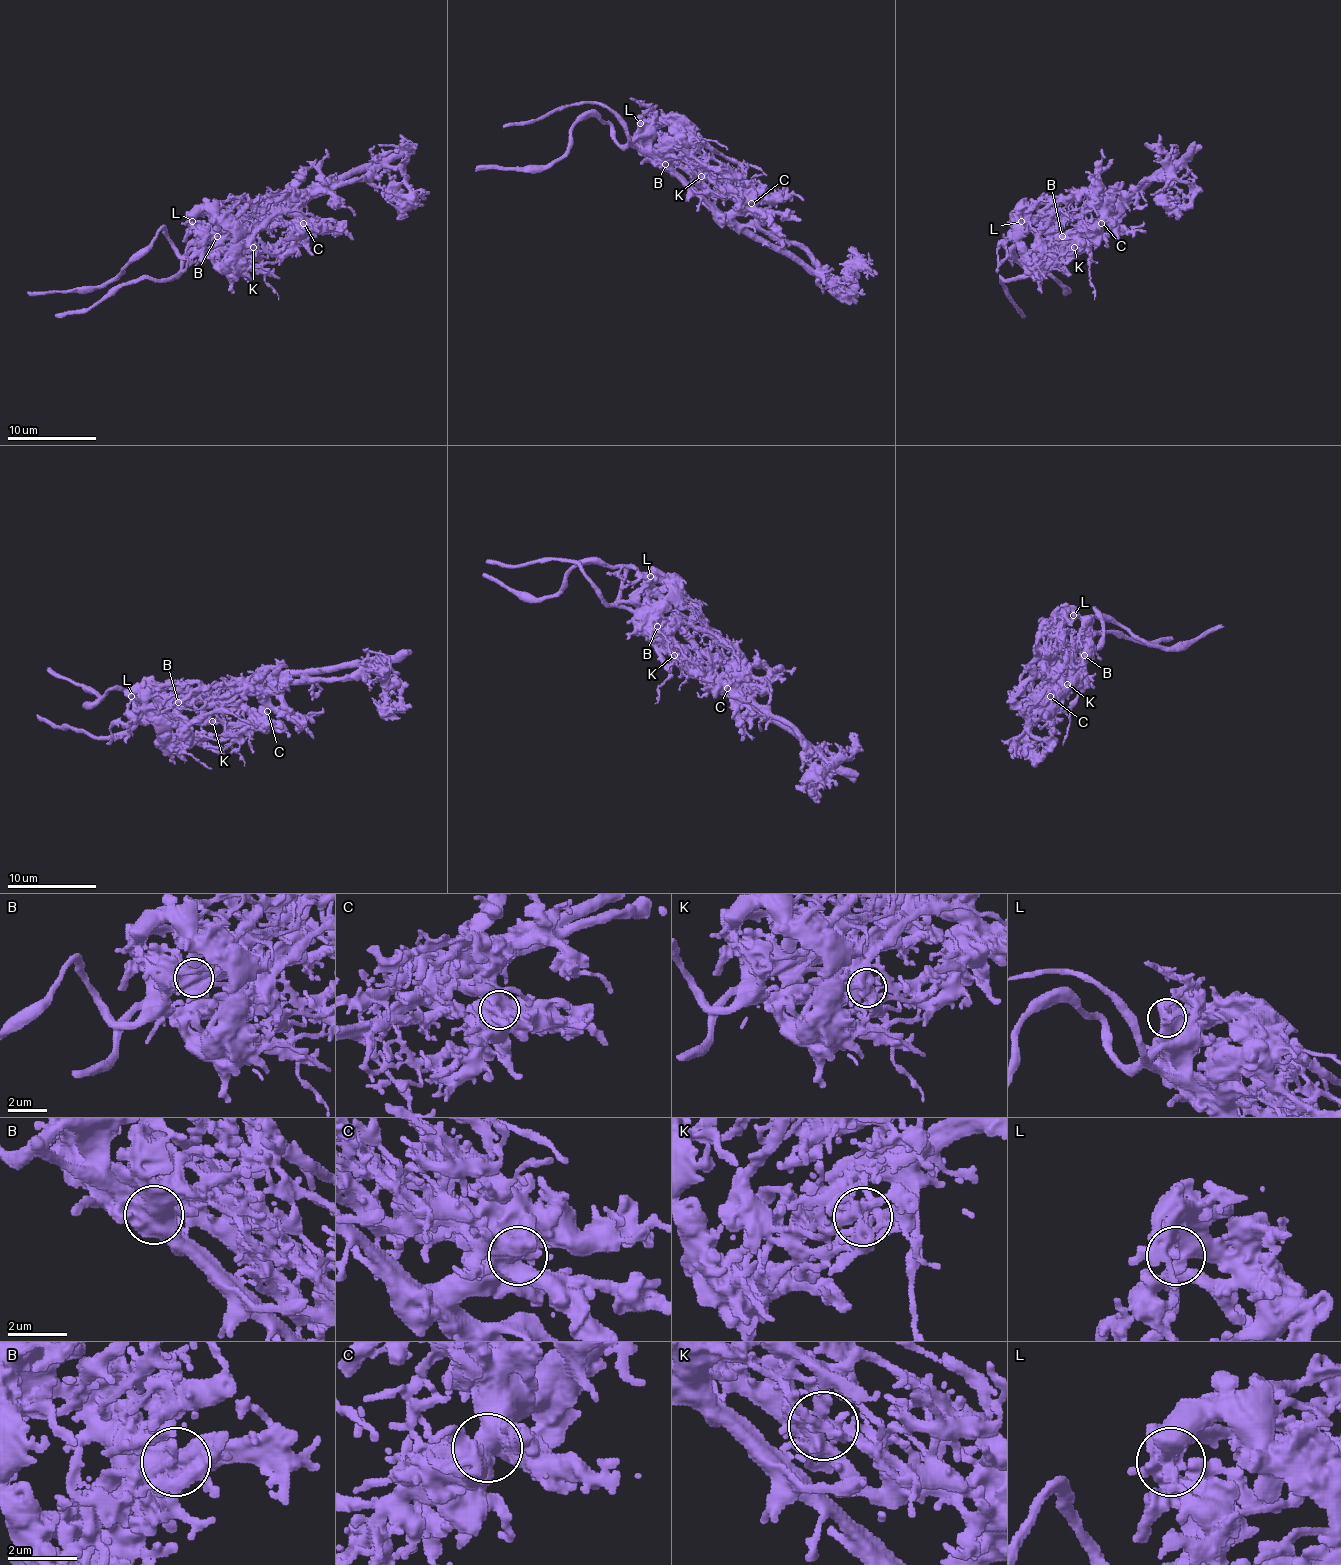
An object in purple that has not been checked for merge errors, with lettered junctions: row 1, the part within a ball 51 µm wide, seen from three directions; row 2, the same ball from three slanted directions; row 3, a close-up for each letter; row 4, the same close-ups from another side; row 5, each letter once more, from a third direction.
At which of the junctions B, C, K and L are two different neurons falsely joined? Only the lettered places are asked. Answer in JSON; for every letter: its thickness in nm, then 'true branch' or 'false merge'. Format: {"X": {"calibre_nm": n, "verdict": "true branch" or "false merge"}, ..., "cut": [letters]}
{"B": {"calibre_nm": 650, "verdict": "false merge"}, "C": {"calibre_nm": 600, "verdict": "true branch"}, "K": {"calibre_nm": 200, "verdict": "false merge"}, "L": {"calibre_nm": 480, "verdict": "true branch"}, "cut": ["B", "K"]}

